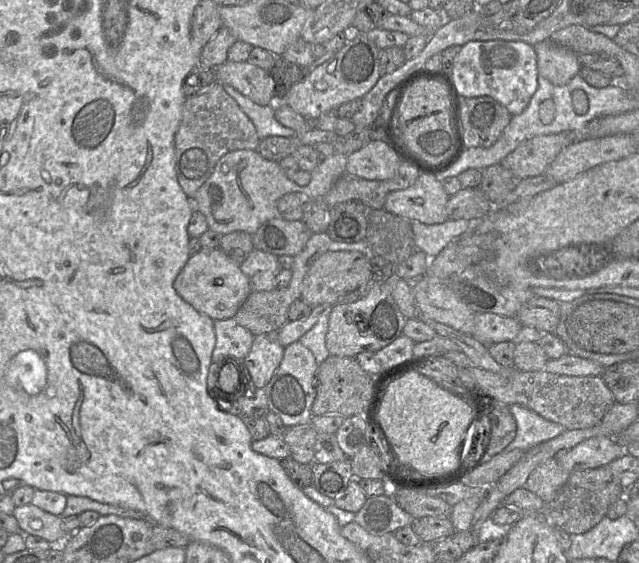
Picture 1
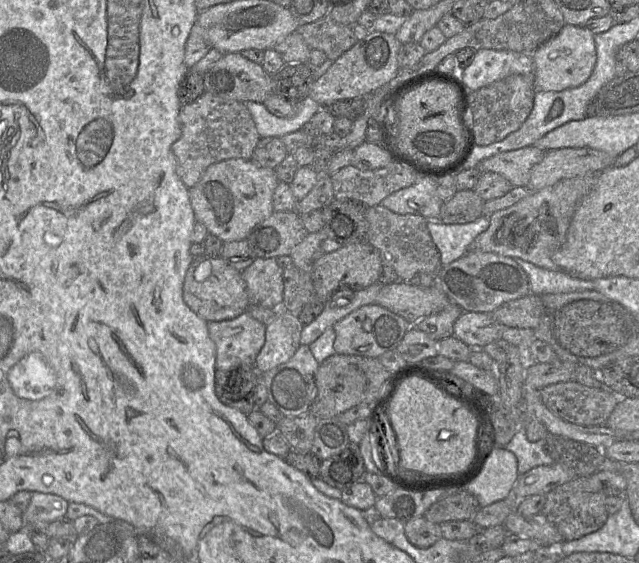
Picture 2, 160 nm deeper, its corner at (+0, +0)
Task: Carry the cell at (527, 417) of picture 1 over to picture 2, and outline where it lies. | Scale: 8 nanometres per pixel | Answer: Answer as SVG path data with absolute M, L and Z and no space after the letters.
M524 425L515 433L506 449L515 454L518 463L519 475L526 473L534 467L551 465L554 460L545 451L546 439L530 442L527 439Z

